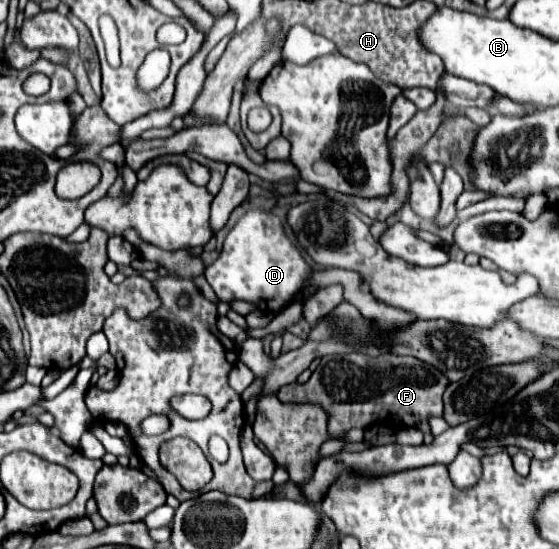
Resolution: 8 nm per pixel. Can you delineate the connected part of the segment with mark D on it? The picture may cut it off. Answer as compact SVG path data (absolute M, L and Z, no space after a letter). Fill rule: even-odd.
M249 210L235 224L223 242L221 256L205 270L205 278L221 302L257 302L263 310L269 312L283 310L287 302L303 290L305 278L309 274L311 266L287 240L279 218L261 210Z

